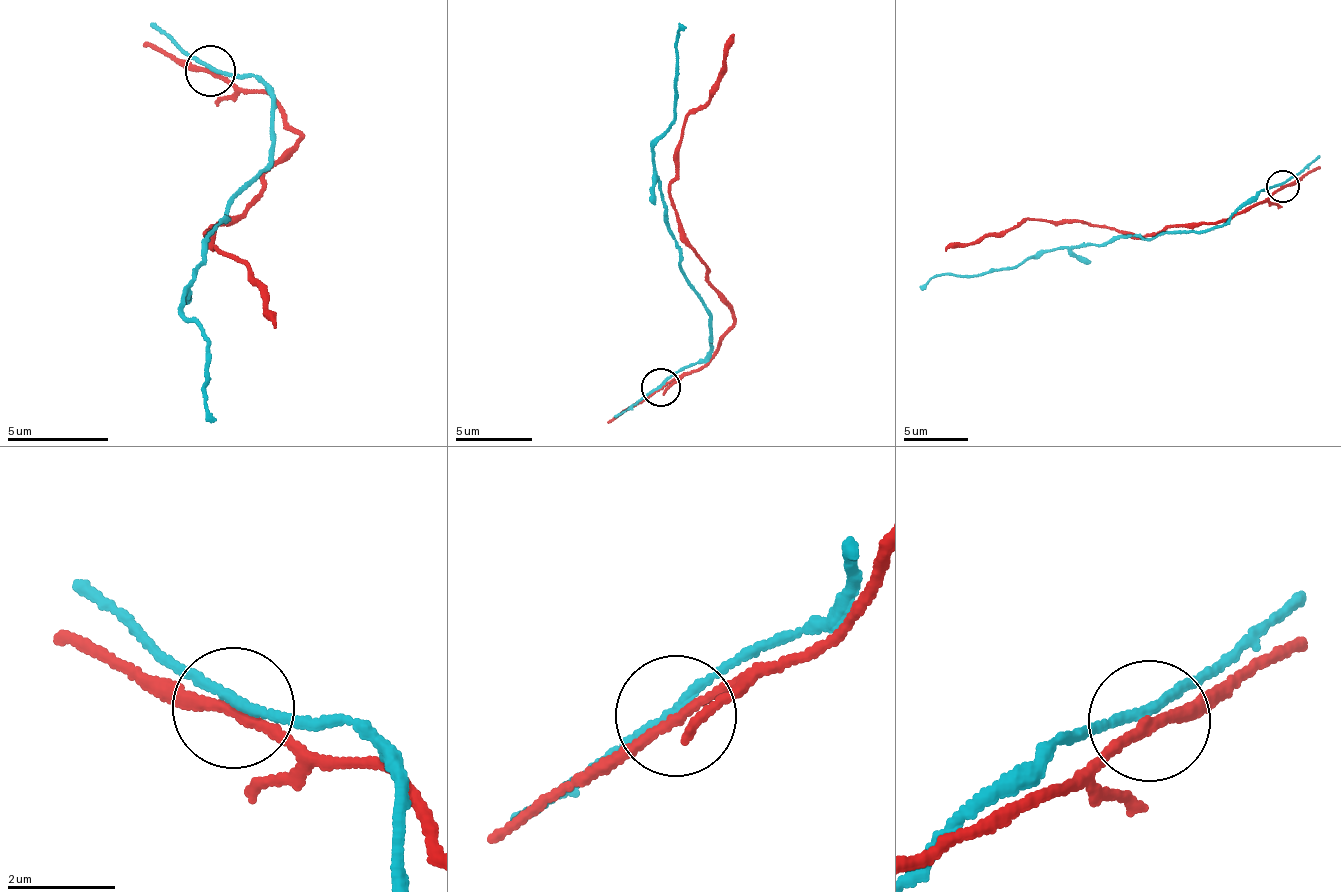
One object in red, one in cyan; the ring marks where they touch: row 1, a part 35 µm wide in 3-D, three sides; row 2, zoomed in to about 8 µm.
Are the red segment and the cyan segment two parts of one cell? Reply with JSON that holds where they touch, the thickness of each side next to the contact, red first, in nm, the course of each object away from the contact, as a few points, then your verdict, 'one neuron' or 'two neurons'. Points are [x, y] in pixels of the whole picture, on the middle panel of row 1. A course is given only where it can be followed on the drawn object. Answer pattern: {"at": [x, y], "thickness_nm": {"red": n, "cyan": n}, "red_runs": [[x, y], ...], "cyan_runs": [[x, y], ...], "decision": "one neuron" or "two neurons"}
{"at": [661, 387], "thickness_nm": {"red": 170, "cyan": 160}, "red_runs": [[662, 387], [711, 358], [733, 324], [733, 306], [709, 281], [670, 193], [682, 122], [716, 84], [734, 36]], "cyan_runs": [[662, 387], [711, 348], [709, 315], [681, 269], [652, 159], [652, 144], [673, 118], [677, 34], [683, 24]], "decision": "two neurons"}

